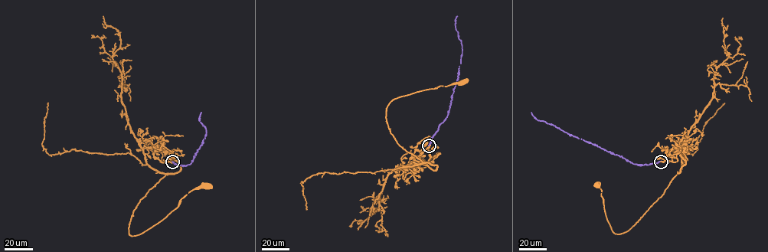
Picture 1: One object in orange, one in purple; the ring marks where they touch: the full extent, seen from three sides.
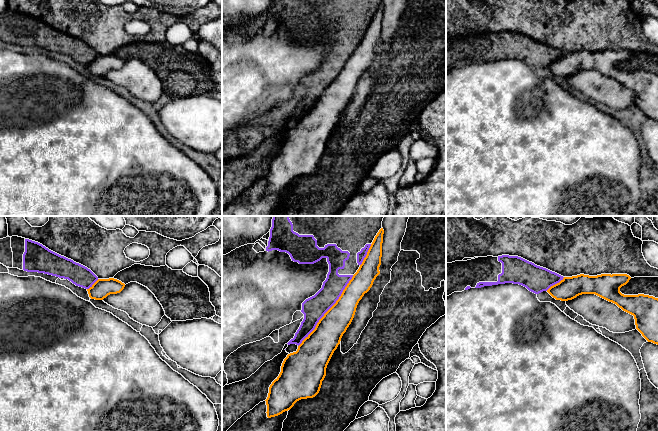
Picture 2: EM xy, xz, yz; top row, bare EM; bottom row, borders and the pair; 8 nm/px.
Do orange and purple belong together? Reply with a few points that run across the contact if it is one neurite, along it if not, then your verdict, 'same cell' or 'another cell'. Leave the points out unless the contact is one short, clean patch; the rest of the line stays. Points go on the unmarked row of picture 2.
another cell

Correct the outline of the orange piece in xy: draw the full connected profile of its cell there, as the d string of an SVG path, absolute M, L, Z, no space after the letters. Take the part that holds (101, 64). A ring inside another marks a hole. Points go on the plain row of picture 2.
M114 54L98 55L87 67L91 75L103 76L110 70L120 69L124 63L124 59Z

